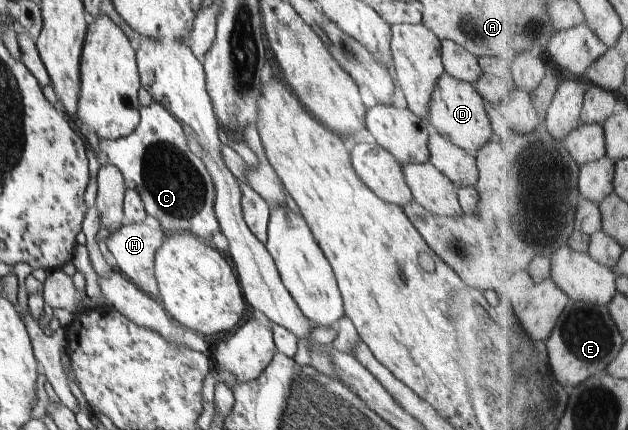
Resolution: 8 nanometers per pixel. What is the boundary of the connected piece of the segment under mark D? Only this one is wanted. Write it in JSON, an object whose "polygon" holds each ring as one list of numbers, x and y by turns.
{"polygon":[[445,72,432,91,425,122,430,126,431,131,441,133,456,146,472,153,475,157,482,146,494,136,489,121,490,115,485,111,485,102,475,89,475,85,458,80]]}

